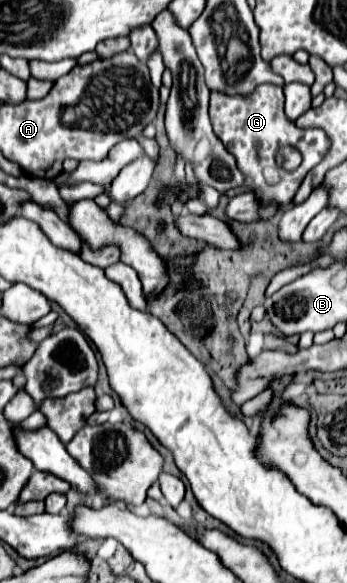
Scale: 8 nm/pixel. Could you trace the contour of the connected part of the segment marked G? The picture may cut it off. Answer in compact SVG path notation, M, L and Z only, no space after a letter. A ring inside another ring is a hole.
M269 83L269 85L257 87L257 91L249 97L241 97L241 95L229 97L213 91L211 105L209 105L213 131L223 141L227 151L235 157L237 167L245 179L243 187L249 189L261 205L265 207L275 205L279 213L283 213L293 203L293 197L297 193L297 187L301 185L301 179L305 179L305 175L325 157L325 151L329 151L329 139L325 131L295 127L295 123L291 123L285 117L283 103L285 103L283 87ZM285 145L295 147L303 155L301 165L293 171L285 171L275 161L279 147L285 147Z

